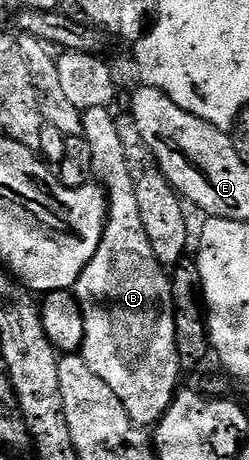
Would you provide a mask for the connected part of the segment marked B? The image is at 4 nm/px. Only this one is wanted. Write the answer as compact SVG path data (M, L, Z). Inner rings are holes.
M90 107L83 110L83 136L90 143L90 155L94 155L93 174L102 182L108 194L108 221L104 225L104 234L98 245L97 253L74 286L76 301L81 307L85 319L85 339L82 348L84 361L118 395L122 407L130 415L135 425L152 427L159 422L165 411L172 406L172 399L181 384L180 356L176 350L176 324L172 305L172 283L165 266L158 263L146 239L146 227L142 227L142 214L138 211L136 198L136 177L128 166L128 149L124 146L124 137L120 134L120 125L109 107Z

